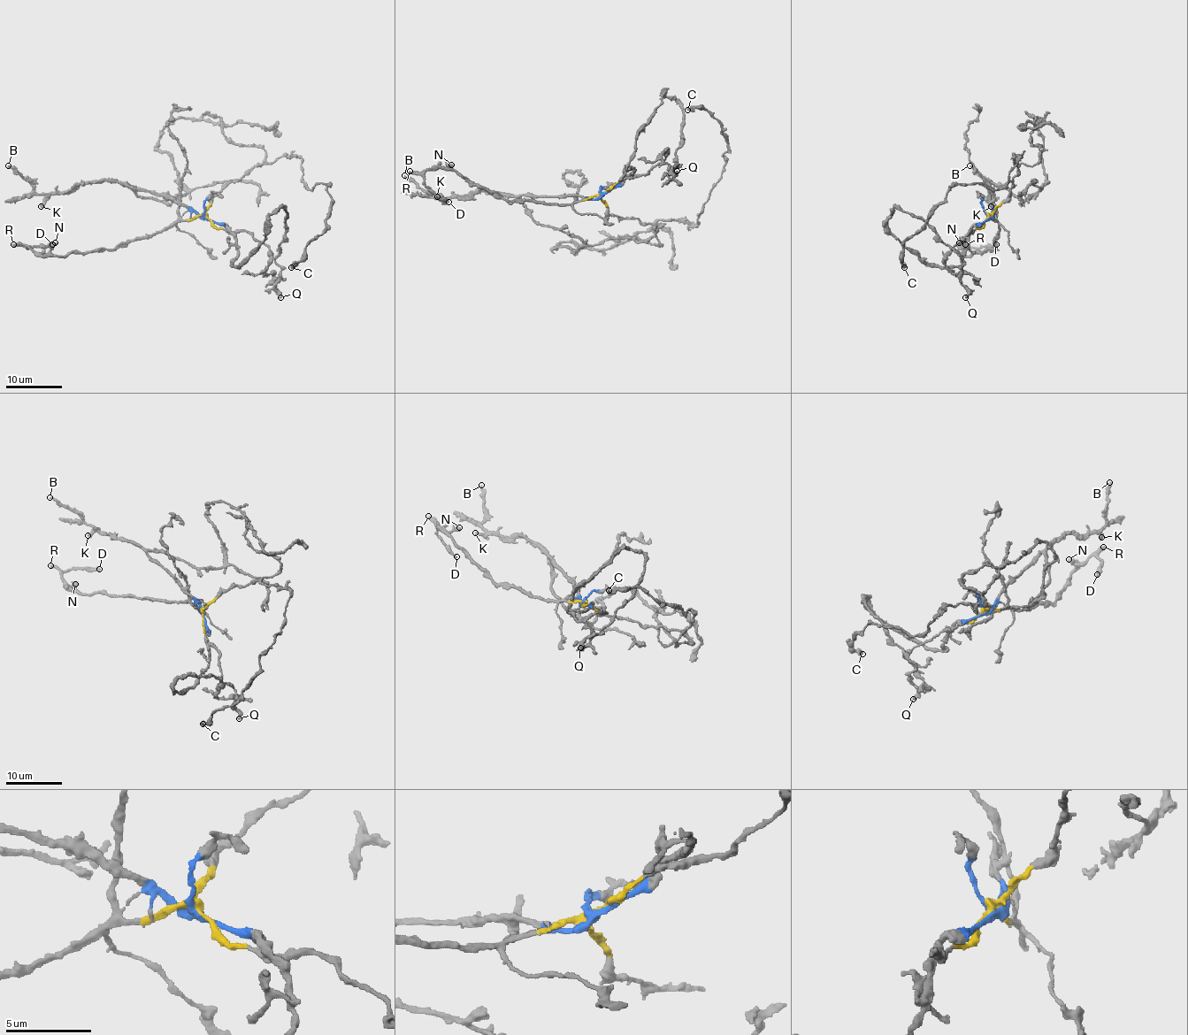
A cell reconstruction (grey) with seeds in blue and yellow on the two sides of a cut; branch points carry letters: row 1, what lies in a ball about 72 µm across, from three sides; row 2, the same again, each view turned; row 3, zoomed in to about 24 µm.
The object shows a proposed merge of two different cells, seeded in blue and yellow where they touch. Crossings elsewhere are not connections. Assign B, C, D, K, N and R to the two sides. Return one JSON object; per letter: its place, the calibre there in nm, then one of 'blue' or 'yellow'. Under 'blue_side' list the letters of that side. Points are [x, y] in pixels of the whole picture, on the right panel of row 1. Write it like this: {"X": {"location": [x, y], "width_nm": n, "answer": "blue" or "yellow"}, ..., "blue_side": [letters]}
{"B": {"location": [969, 165], "width_nm": 280, "answer": "blue"}, "C": {"location": [904, 267], "width_nm": 500, "answer": "yellow"}, "D": {"location": [996, 244], "width_nm": 280, "answer": "yellow"}, "K": {"location": [991, 206], "width_nm": 400, "answer": "blue"}, "N": {"location": [959, 242], "width_nm": 400, "answer": "yellow"}, "R": {"location": [965, 244], "width_nm": 400, "answer": "yellow"}, "blue_side": ["B", "K"]}

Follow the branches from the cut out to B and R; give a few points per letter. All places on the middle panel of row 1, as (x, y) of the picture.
B: (602, 193), (591, 199), (519, 196), (471, 190), (461, 196), (434, 197), (429, 196), (404, 175)
R: (602, 193), (555, 204), (498, 199), (477, 185), (470, 185), (454, 171), (409, 171)

